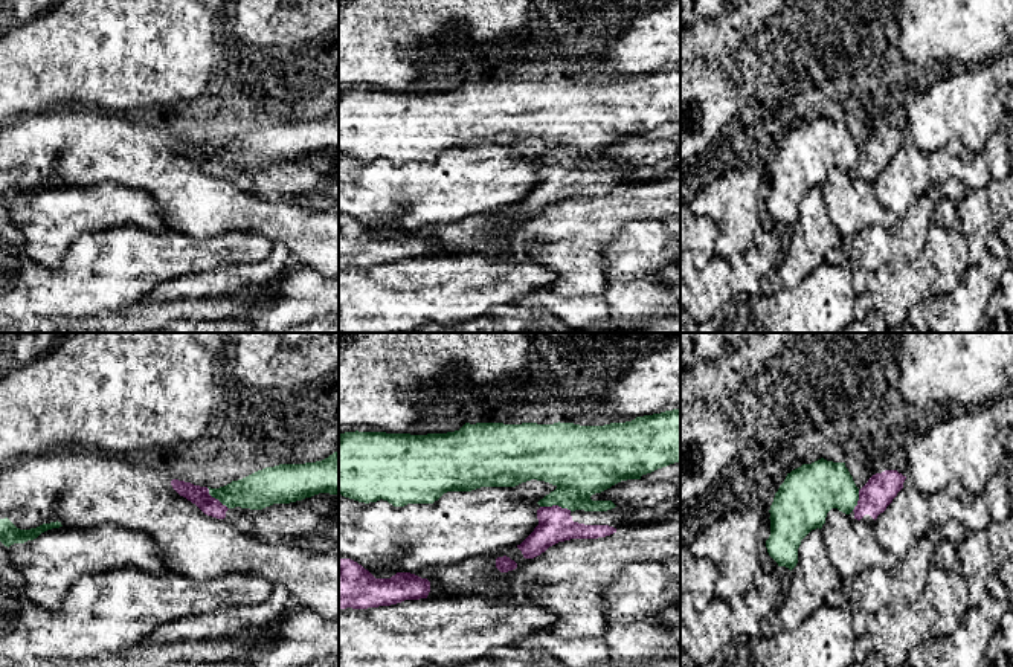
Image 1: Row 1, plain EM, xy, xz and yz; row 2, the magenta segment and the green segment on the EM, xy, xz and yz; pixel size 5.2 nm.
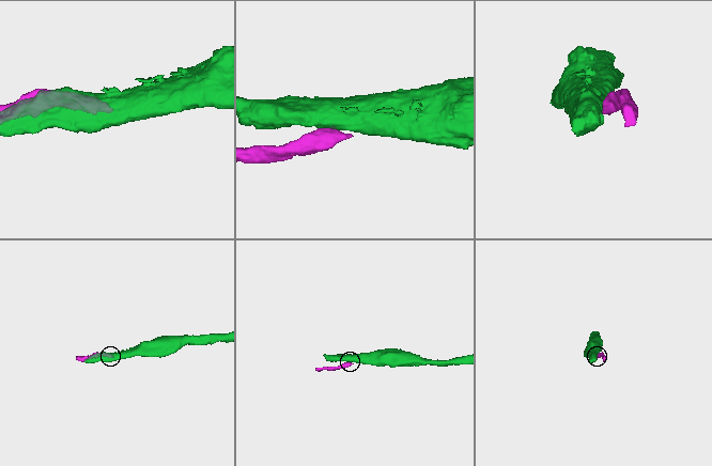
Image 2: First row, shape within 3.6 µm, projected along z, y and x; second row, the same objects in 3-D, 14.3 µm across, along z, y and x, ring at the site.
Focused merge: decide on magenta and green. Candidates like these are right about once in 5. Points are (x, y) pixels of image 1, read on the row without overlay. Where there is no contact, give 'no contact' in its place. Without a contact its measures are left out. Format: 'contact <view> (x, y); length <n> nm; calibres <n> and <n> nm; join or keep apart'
contact xz (556, 164); length 170 nm; calibres 180 and 320 nm; keep apart

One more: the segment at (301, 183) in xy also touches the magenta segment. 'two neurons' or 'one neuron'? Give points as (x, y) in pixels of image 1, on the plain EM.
one neuron

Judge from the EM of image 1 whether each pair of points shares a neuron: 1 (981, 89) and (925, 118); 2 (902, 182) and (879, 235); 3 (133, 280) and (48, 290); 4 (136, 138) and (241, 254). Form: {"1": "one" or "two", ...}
{"1": "two", "2": "two", "3": "one", "4": "two"}

